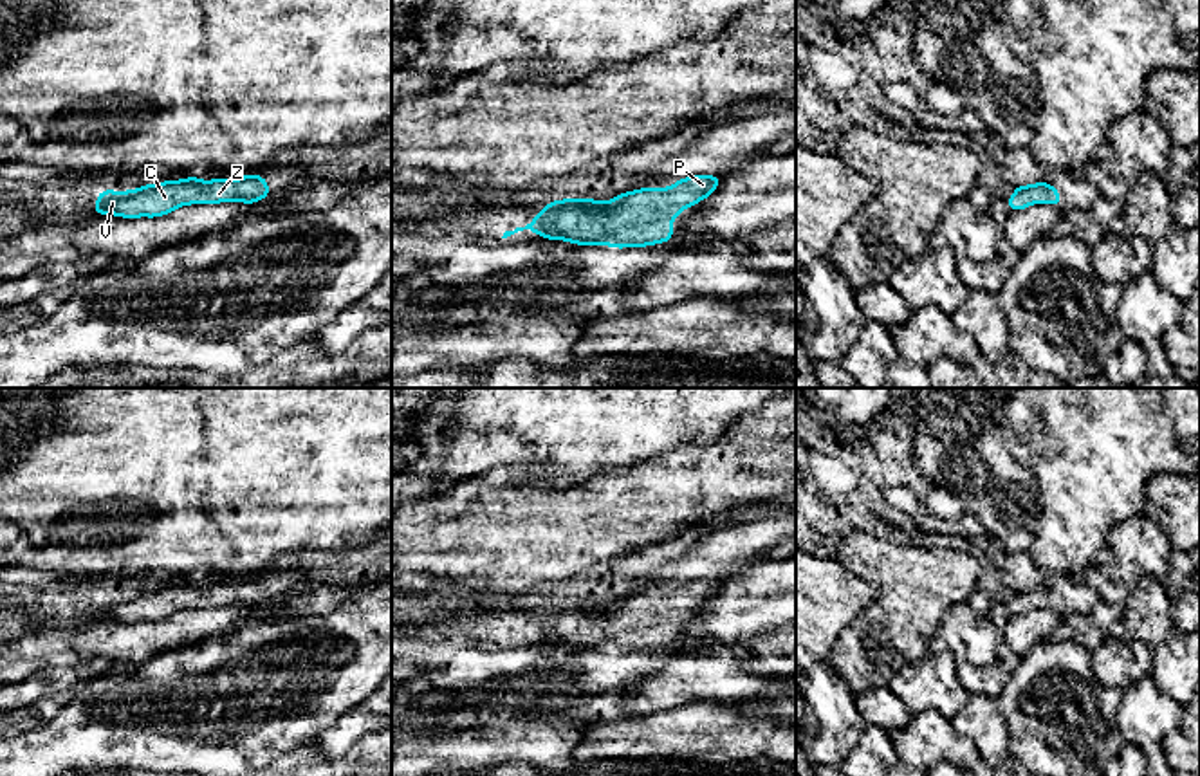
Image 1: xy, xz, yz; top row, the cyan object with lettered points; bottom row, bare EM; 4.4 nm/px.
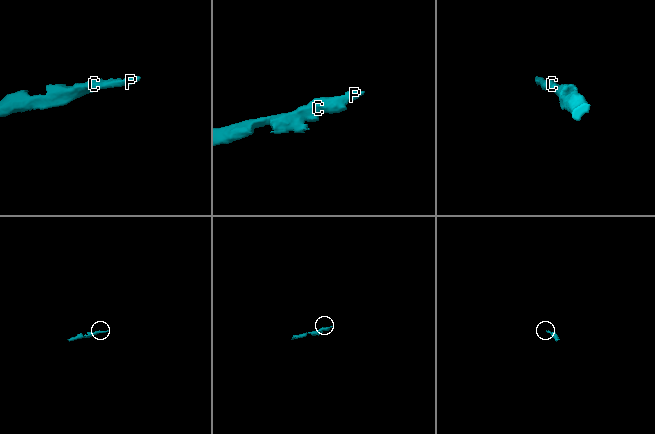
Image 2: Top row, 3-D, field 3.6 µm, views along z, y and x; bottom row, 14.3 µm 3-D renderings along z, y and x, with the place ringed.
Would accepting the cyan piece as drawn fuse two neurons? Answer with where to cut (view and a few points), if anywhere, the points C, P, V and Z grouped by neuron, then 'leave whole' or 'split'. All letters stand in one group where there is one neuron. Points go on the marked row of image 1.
no cut; C P V Z; leave whole

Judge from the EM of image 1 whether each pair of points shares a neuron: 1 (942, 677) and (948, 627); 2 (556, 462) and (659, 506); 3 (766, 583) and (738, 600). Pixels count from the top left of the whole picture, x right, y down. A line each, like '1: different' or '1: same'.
1: different
2: different
3: same

